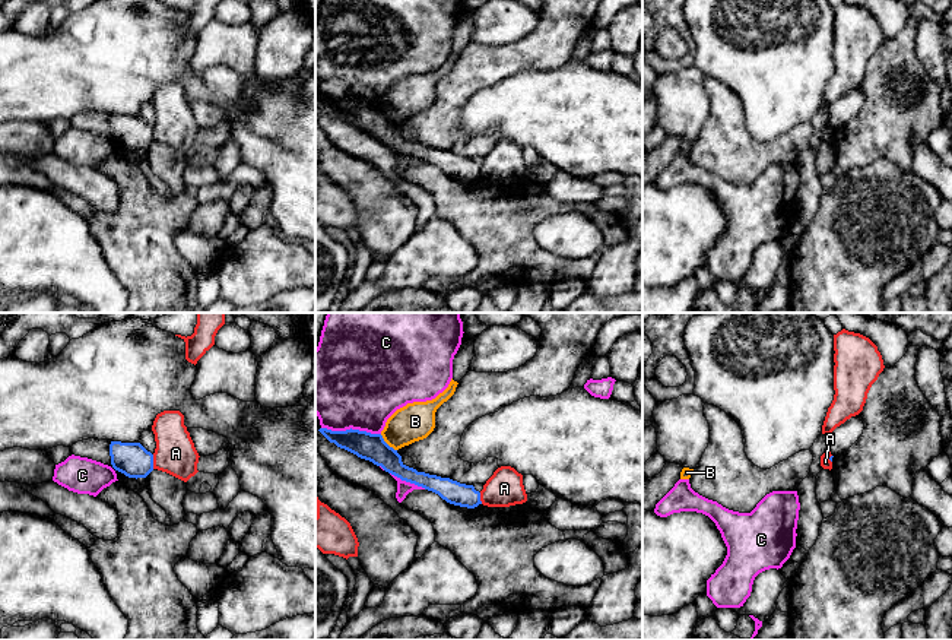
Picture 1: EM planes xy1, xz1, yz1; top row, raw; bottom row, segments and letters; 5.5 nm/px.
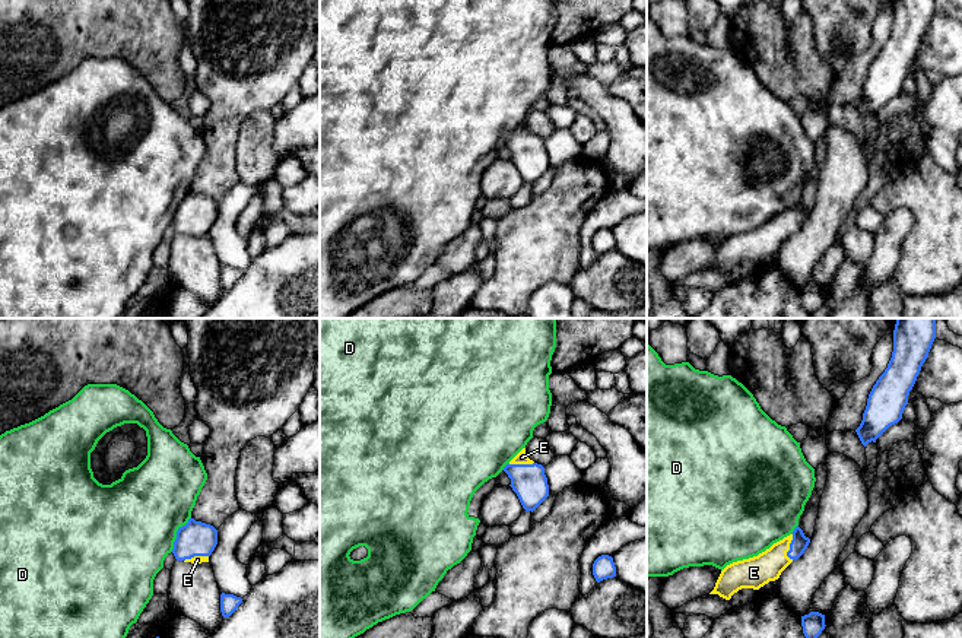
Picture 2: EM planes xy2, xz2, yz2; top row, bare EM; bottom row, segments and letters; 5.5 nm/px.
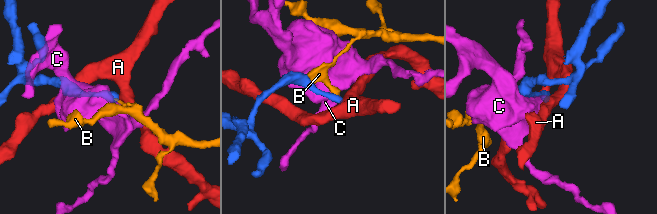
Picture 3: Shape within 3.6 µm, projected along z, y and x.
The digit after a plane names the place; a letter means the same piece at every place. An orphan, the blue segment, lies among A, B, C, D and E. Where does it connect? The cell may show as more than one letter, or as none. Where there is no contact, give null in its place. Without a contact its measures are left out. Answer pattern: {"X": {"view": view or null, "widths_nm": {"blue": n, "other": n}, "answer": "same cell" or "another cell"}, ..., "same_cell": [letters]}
{"A": {"view": "xy1", "widths_nm": {"blue": 190, "other": 220}, "answer": "another cell"}, "B": {"view": "xz1", "widths_nm": {"blue": 150, "other": 200}, "answer": "another cell"}, "C": {"view": "xz1", "widths_nm": {"blue": 150, "other": 500}, "answer": "another cell"}, "D": {"view": "xy2", "widths_nm": {"blue": 190, "other": 480}, "answer": "another cell"}, "E": {"view": "yz2", "widths_nm": {"blue": 90, "other": 170}, "answer": "same cell"}, "same_cell": ["E"]}

